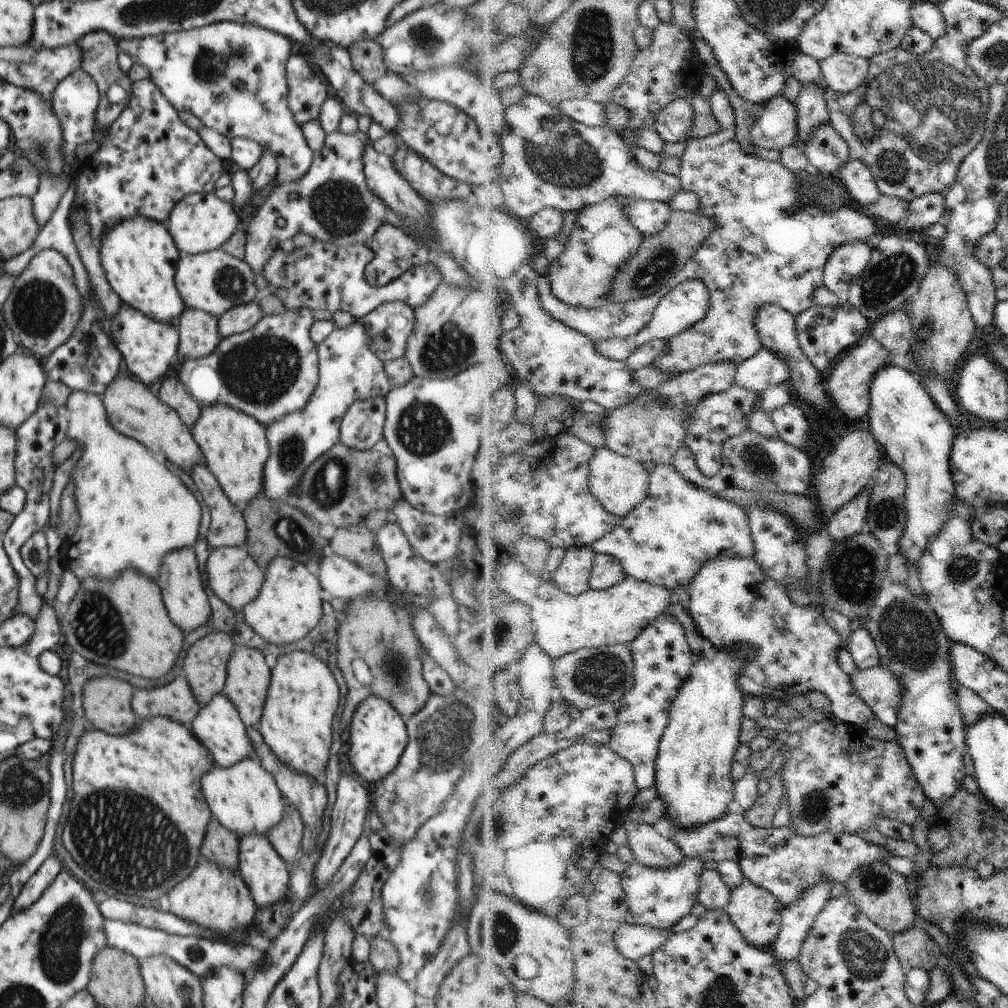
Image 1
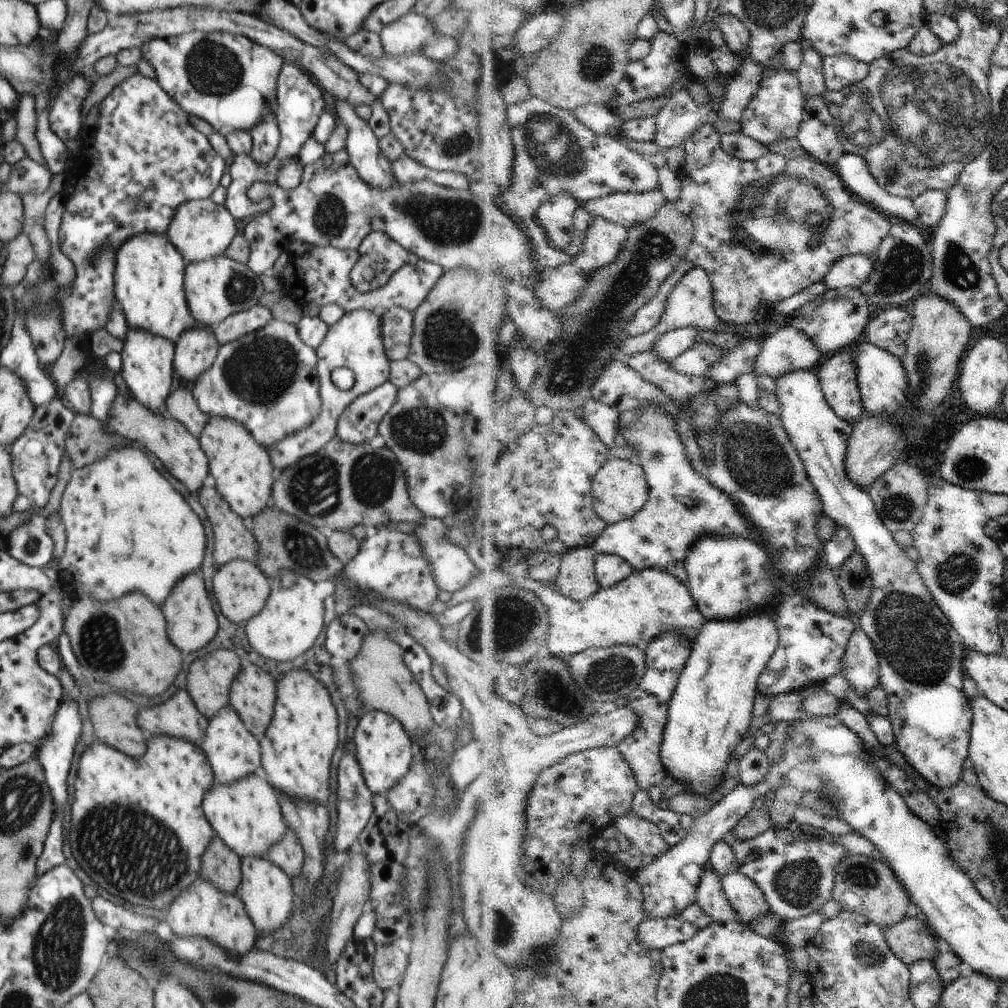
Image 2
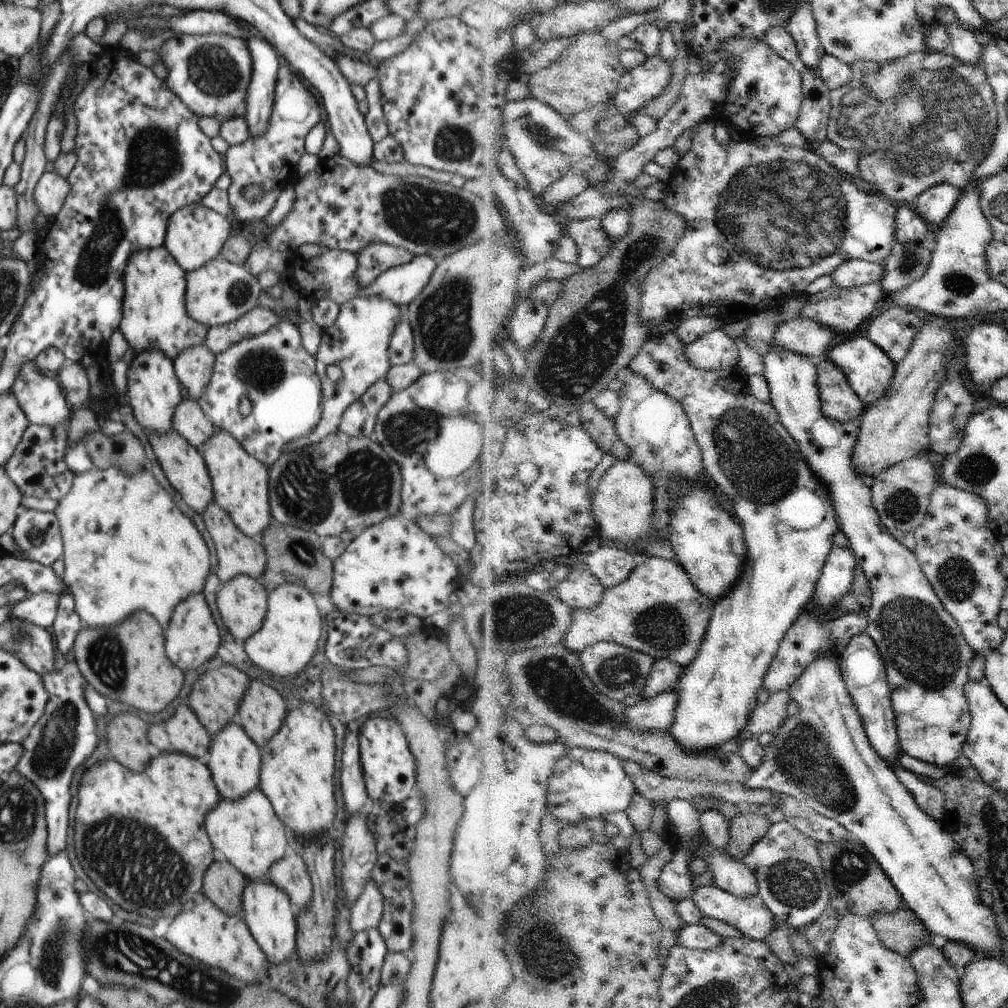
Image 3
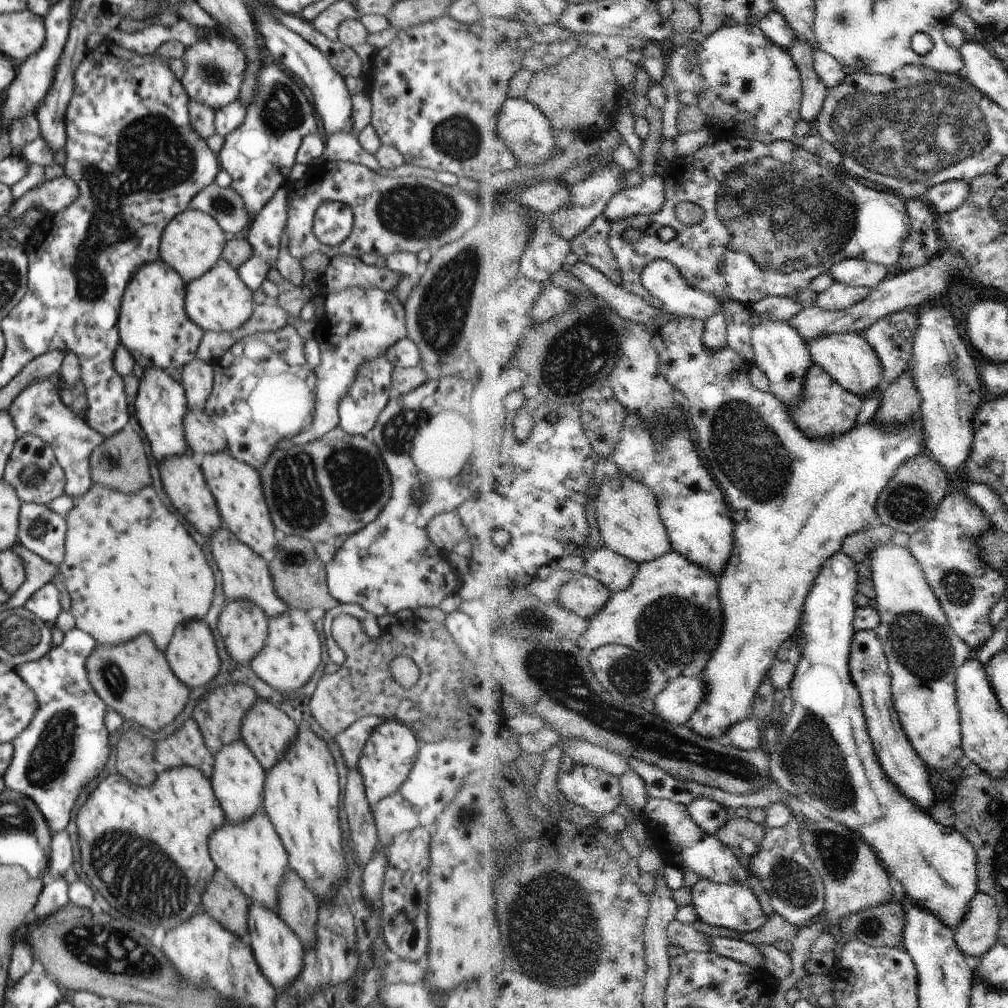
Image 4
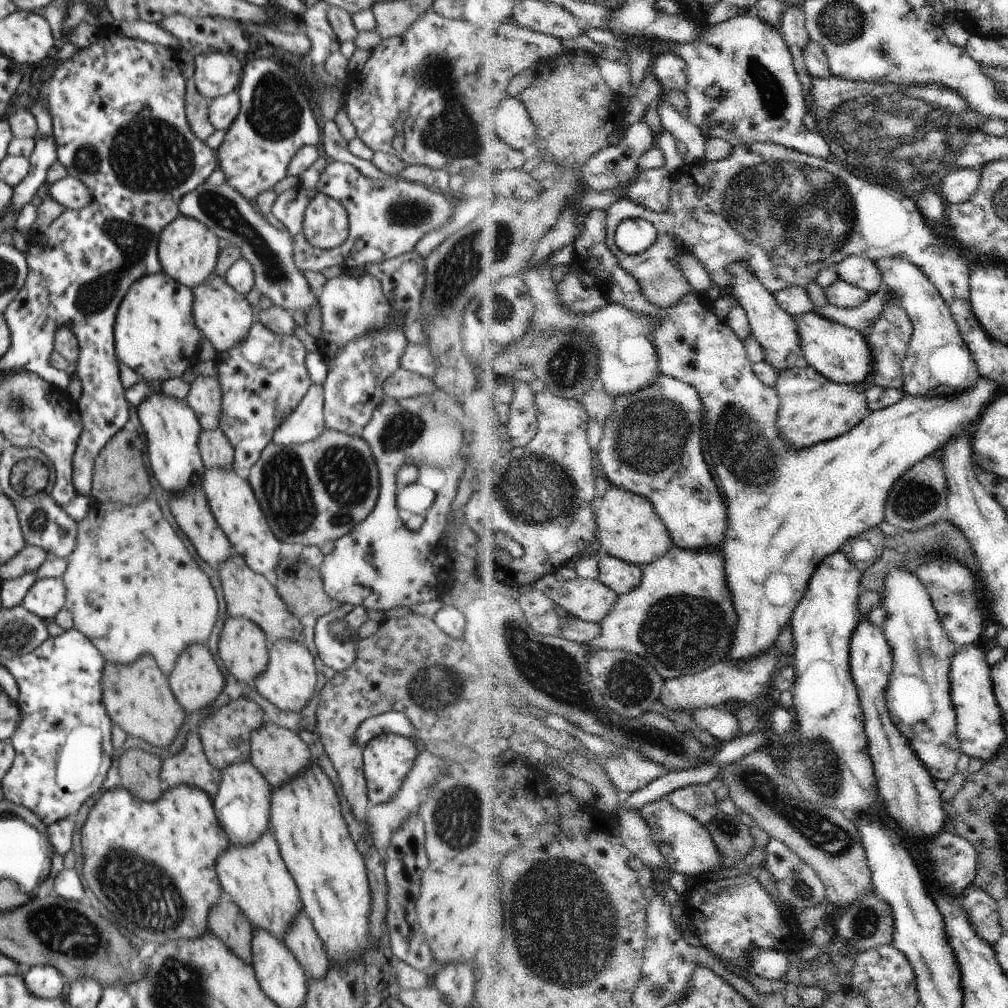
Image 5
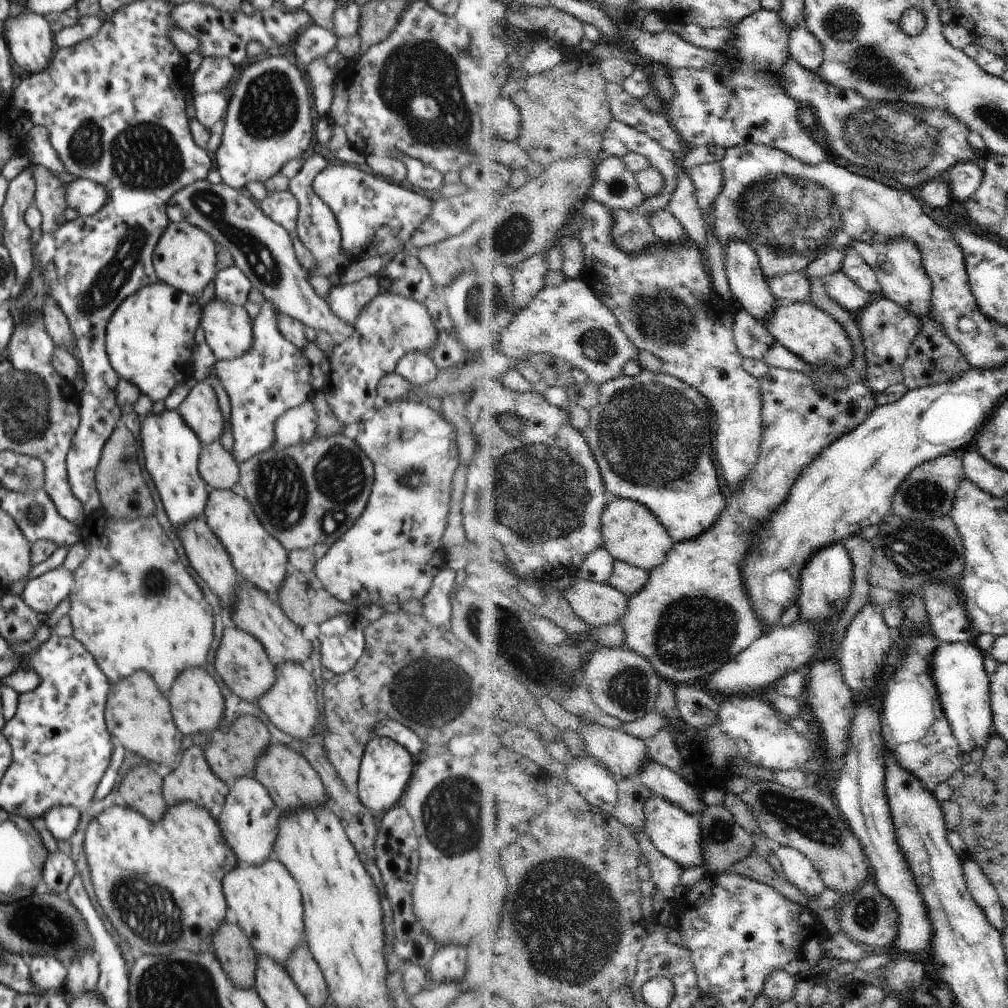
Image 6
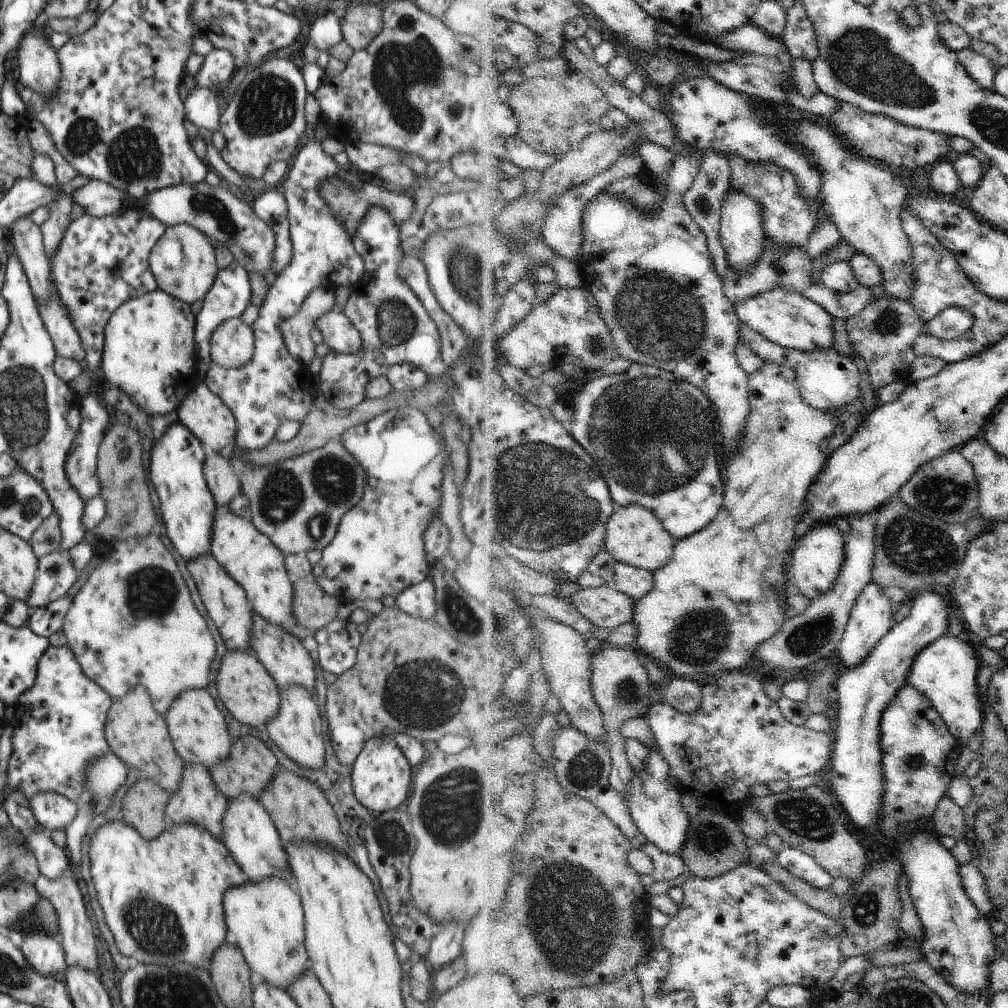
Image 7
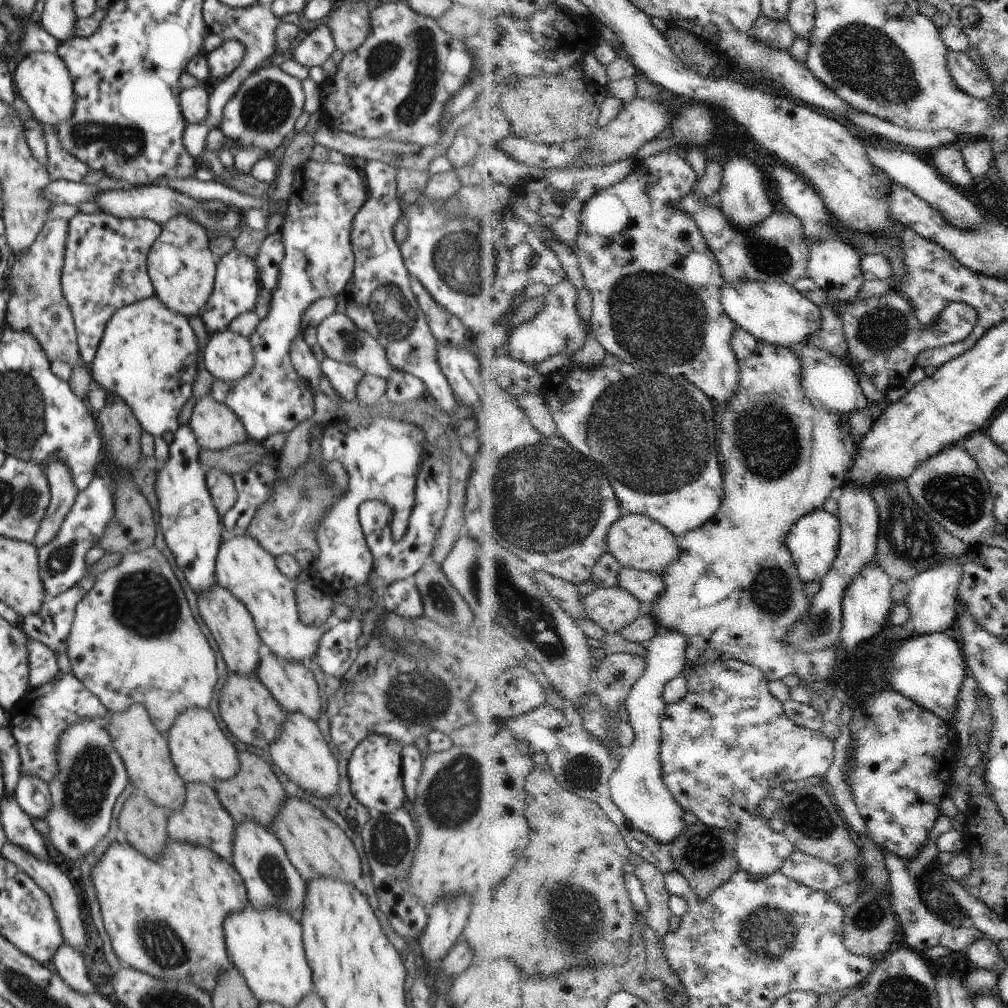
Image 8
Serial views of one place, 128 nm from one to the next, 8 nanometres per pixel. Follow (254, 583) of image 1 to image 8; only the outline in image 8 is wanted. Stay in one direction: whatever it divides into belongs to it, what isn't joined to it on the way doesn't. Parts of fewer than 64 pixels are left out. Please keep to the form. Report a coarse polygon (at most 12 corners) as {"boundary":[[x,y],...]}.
{"boundary":[[229,672],[220,718],[238,740],[264,748],[287,715],[256,674]]}

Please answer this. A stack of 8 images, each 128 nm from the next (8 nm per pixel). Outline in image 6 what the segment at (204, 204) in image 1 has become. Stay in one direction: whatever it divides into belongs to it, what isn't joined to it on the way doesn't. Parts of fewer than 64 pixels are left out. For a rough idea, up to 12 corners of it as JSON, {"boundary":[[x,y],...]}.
{"boundary":[[186,221],[157,242],[160,281],[199,296],[217,273],[215,240]]}

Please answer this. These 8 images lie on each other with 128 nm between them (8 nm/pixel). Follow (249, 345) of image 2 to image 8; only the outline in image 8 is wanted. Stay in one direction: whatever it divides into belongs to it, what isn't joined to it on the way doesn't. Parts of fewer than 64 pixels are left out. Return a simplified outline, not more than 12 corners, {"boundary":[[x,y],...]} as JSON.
{"boundary":[[294,169],[284,258],[248,375],[211,395],[247,438],[311,423],[291,342],[354,274],[356,169]]}

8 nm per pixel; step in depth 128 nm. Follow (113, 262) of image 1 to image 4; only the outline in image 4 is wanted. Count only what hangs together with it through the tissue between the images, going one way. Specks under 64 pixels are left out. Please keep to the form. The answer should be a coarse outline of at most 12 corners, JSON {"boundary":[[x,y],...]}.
{"boundary":[[162,259],[130,277],[119,342],[142,370],[181,368],[205,330]]}

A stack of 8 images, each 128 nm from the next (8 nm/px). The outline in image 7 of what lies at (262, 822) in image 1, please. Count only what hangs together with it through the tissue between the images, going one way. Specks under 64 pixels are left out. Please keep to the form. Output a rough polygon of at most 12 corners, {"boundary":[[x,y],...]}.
{"boundary":[[278,875],[225,890],[252,976],[288,992],[309,970],[304,910]]}

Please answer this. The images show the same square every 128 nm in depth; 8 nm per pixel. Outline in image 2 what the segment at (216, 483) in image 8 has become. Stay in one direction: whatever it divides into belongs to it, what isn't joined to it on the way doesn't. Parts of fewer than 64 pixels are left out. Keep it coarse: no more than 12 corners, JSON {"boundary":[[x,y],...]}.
{"boundary":[[191,389],[170,391],[164,408],[198,438],[209,419]]}

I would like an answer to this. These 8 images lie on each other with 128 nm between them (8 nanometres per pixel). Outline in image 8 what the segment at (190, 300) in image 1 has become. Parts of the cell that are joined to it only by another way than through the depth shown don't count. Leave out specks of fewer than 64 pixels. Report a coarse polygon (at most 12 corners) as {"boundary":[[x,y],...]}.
{"boundary":[[224,329],[208,339],[205,365],[236,382],[255,361],[249,338]]}

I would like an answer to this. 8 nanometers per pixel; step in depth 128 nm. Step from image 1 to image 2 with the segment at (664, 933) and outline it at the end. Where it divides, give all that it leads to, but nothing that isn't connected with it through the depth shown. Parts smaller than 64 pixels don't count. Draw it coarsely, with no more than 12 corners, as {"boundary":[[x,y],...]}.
{"boundary":[[683,918],[650,919],[637,930],[648,949],[692,940],[701,929]]}

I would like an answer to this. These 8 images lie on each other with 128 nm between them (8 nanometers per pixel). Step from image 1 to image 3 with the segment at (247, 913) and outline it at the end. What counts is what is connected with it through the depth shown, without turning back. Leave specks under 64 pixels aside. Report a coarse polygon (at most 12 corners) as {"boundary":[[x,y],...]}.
{"boundary":[[202,893],[166,938],[245,983],[269,960],[242,915]]}

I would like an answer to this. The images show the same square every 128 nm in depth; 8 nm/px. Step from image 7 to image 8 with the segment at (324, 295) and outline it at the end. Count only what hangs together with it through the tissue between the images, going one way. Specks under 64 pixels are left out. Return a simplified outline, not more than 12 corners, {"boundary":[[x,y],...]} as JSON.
{"boundary":[[335,297],[306,307],[291,342],[291,361],[310,388],[319,387],[320,363],[303,333],[335,313]]}

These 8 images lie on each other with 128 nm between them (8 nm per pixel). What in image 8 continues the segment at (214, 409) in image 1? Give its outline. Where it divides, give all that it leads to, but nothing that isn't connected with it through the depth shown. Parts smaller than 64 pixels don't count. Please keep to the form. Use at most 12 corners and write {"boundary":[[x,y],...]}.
{"boundary":[[250,535],[220,543],[215,577],[264,648],[298,662],[324,632],[299,617],[296,582]]}

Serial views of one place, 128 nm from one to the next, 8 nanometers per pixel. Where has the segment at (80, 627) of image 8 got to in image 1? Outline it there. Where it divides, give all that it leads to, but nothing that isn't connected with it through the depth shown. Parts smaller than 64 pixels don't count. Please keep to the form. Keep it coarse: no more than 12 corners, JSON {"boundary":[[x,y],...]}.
{"boundary":[[74,391],[81,519],[61,548],[82,582],[194,547],[198,500]]}

